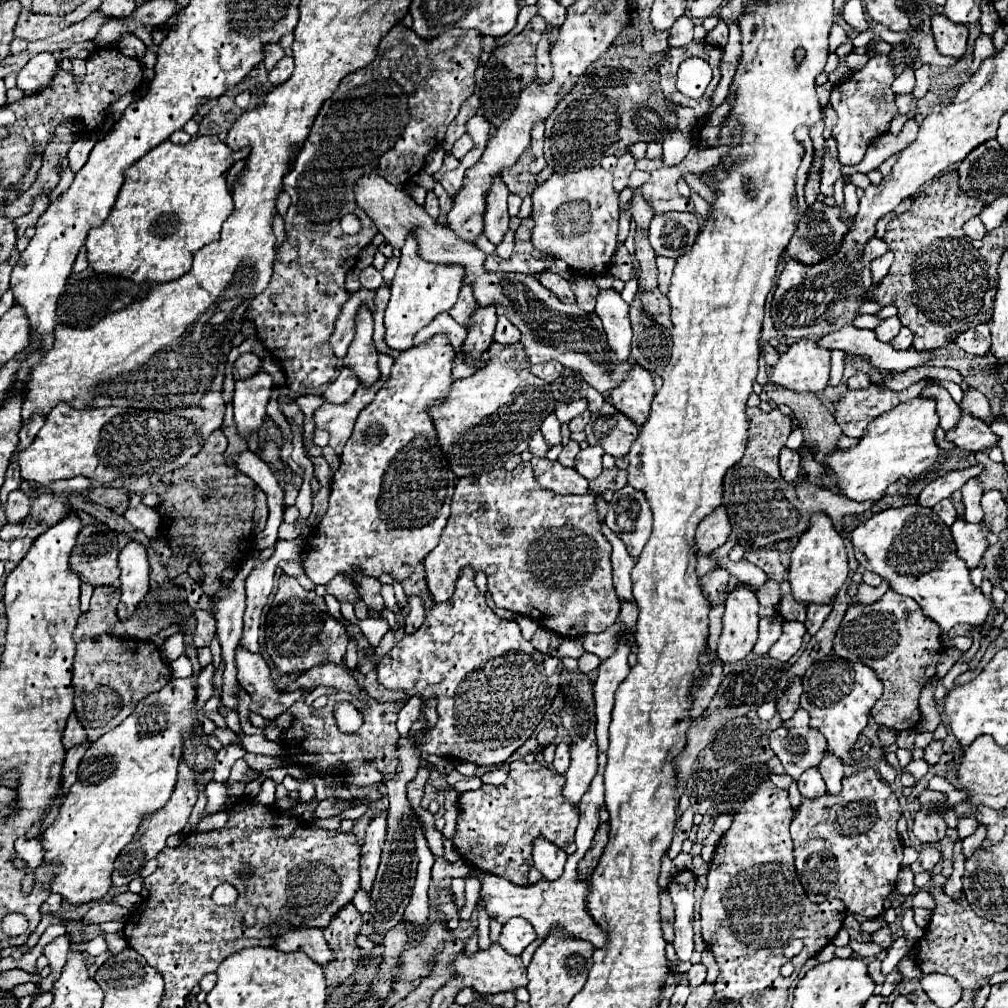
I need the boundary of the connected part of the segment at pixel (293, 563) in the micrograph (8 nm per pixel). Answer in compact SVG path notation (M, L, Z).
M283 560L278 566L282 569L283 573L298 578L304 574L304 570L300 566L298 560Z

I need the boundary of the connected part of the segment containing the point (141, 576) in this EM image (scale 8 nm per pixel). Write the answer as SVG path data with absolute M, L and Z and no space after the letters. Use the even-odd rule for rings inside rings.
M129 541L119 553L119 569L121 605L117 609L117 615L121 621L127 621L149 591L149 561L145 547L137 541Z

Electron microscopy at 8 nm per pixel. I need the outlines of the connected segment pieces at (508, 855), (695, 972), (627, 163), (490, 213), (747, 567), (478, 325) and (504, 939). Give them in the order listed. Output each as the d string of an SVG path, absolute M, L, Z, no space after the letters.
M513 761L503 785L481 785L477 791L459 795L459 817L453 845L459 855L483 873L493 873L511 879L517 885L531 885L527 879L533 867L533 841L543 837L561 847L567 855L575 853L575 827L579 823L579 807L571 807L563 799L565 775L541 763L527 765Z
M697 963L697 965L691 965L691 969L687 971L689 973L689 987L695 989L697 985L701 985L705 981L705 975L707 975L707 969L703 963Z
M631 153L621 155L619 163L617 163L615 171L613 171L613 177L615 177L613 187L615 187L617 193L621 193L627 187L627 181L629 181L629 175L631 175L633 169L635 169L635 157Z
M495 175L495 183L491 183L491 191L487 191L487 211L483 215L483 221L485 221L483 235L493 245L499 245L501 239L503 239L503 235L509 229L507 197L509 197L507 185L503 183L501 175Z
M723 557L719 563L721 563L725 569L729 569L729 573L731 573L733 577L739 575L737 579L739 579L741 583L749 583L751 587L761 587L761 585L767 581L765 571L759 569L757 565L749 563L749 561L737 561L737 563L733 563L731 559Z
M479 307L473 315L473 325L469 327L467 339L463 343L463 355L481 355L489 349L497 315L495 307Z
M511 919L503 925L501 937L499 937L499 945L505 947L507 953L511 955L521 955L523 949L533 943L537 939L533 927L525 921L525 919Z

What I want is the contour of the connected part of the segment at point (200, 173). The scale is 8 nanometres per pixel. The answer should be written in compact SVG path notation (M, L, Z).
M193 137L187 145L175 145L163 141L151 149L143 159L135 161L125 171L123 187L117 195L111 215L103 221L101 227L91 229L87 237L87 261L95 273L109 273L131 279L135 283L167 283L175 281L191 269L193 253L219 239L221 225L233 211L233 199L229 195L227 183L223 179L237 161L247 159L249 149L233 151L219 137Z

